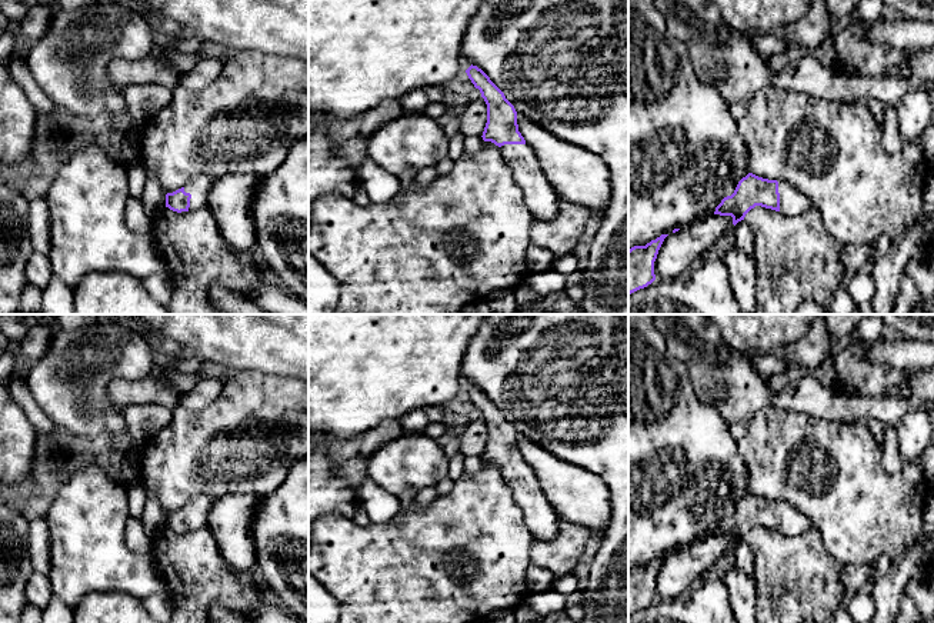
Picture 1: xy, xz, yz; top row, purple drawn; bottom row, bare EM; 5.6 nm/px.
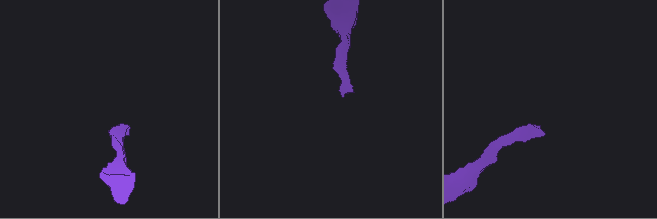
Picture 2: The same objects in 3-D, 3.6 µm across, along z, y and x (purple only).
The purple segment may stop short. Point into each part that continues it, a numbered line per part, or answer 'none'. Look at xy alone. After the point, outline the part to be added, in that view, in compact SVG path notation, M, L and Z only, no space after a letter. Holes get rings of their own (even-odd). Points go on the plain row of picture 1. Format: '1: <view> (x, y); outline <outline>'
1: xy (199, 506); outline M199 494L199 496L191 497L183 506L184 512L191 514L189 532L207 526L209 512L210 512L210 507L214 503L214 500L216 499L211 499L209 496Z

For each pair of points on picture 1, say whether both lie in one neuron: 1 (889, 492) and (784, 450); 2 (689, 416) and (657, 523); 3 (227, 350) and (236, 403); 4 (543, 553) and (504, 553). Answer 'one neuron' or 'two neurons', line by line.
1: one neuron
2: one neuron
3: two neurons
4: two neurons

